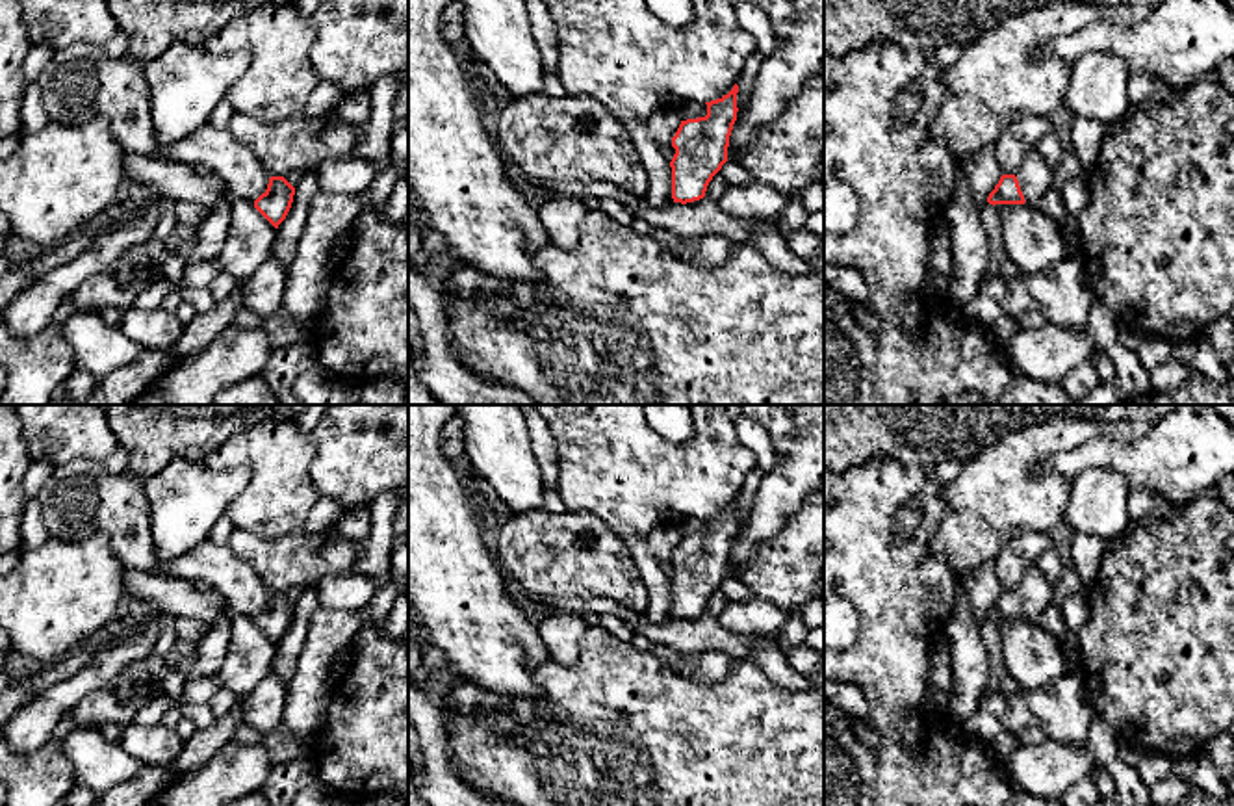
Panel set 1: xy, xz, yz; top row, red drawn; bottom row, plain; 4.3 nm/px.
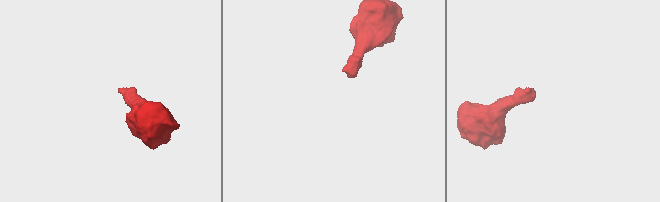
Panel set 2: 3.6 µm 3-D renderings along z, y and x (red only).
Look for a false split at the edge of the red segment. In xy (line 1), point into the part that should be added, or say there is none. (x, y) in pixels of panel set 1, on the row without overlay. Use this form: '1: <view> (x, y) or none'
1: xy (80, 498)

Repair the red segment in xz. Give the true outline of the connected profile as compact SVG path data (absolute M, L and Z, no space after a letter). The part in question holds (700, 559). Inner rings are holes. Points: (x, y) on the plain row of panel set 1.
M739 501L722 514L705 518L707 531L681 537L672 563L675 570L672 583L674 618L694 618L705 613L713 592L727 578L727 563L733 540L737 537Z

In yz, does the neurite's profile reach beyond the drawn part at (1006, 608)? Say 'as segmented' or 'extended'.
extended

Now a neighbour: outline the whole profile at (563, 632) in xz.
M553 611L536 622L536 628L553 663L572 667L579 661L585 635L590 630L585 615Z

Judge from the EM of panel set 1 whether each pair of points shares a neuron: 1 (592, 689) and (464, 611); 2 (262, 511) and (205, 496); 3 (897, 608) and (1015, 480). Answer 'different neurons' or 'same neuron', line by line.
1: different neurons
2: different neurons
3: different neurons

